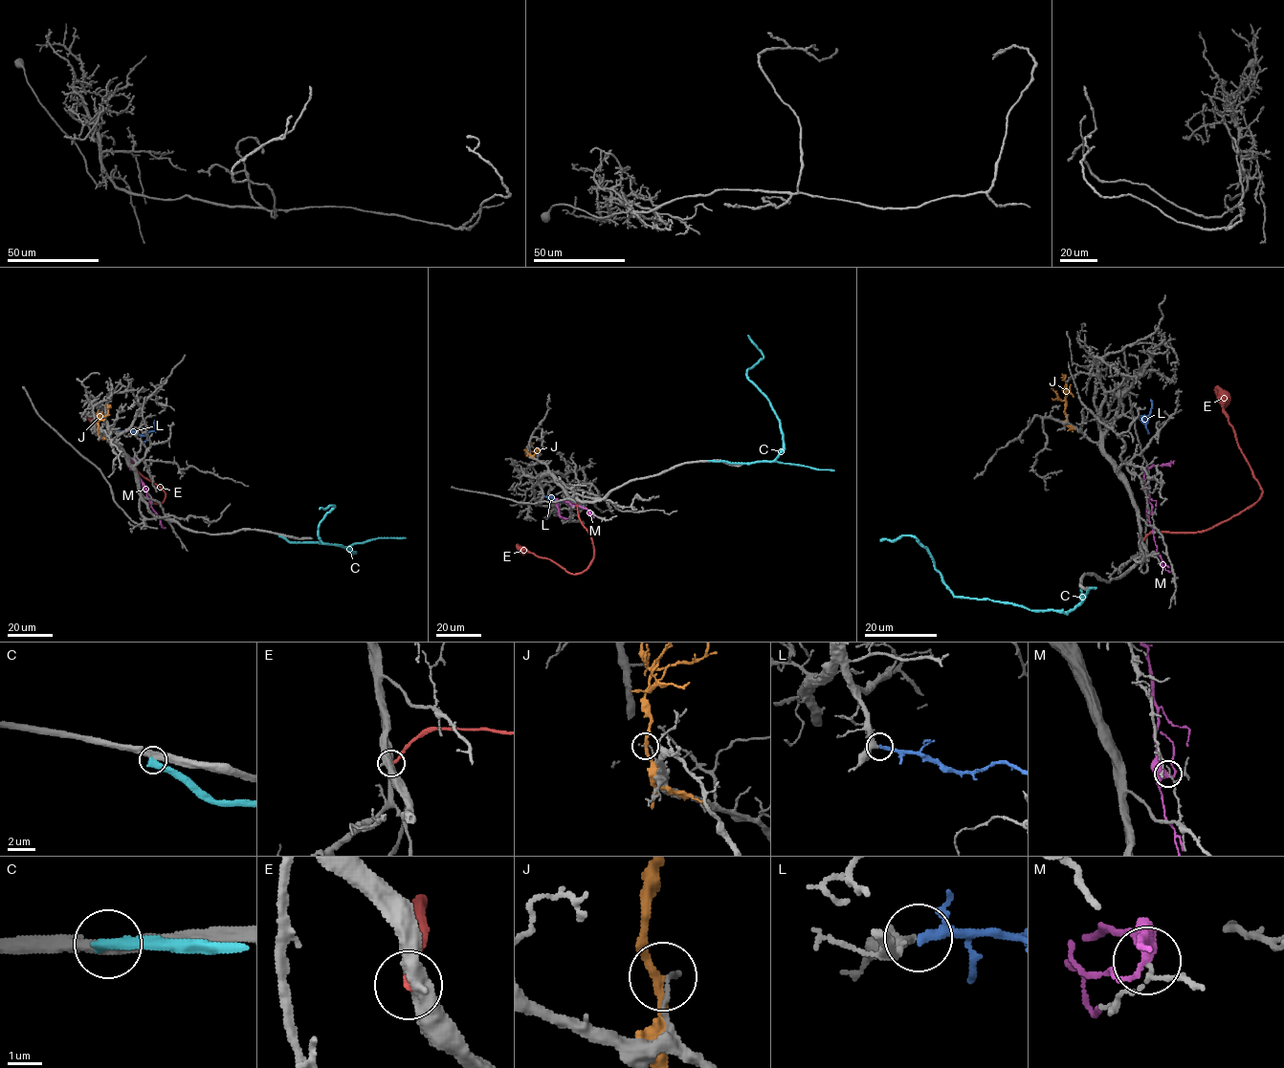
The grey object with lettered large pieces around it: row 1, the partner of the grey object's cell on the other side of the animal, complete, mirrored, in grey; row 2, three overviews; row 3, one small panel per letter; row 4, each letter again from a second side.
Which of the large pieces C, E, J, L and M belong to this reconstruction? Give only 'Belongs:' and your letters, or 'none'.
Belongs: L

